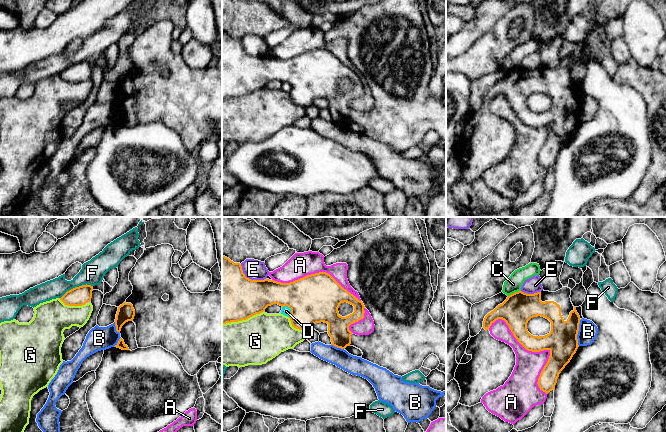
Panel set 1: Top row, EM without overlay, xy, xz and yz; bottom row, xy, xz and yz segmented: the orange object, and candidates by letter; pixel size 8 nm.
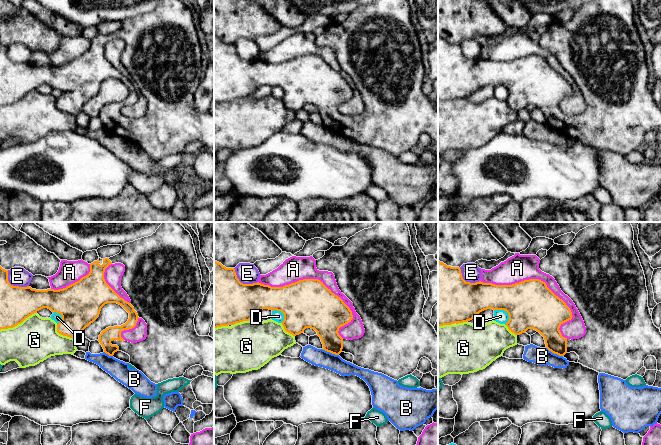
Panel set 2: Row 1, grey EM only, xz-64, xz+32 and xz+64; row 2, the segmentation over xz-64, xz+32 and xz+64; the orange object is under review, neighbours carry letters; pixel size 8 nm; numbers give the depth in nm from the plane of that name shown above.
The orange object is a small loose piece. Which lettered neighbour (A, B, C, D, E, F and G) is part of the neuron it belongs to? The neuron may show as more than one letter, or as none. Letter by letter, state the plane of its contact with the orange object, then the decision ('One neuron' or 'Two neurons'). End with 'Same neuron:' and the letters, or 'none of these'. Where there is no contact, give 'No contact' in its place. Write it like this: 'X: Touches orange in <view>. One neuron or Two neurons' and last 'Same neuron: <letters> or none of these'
A: Touches orange in yz. Two neurons
B: Touches orange in yz. Two neurons
C: Touches orange in yz. Two neurons
D: Touches orange in xz. Two neurons
E: Touches orange in xz. Two neurons
F: Touches orange in xy. Two neurons
G: Touches orange in xz. Two neurons
Same neuron: none of these

